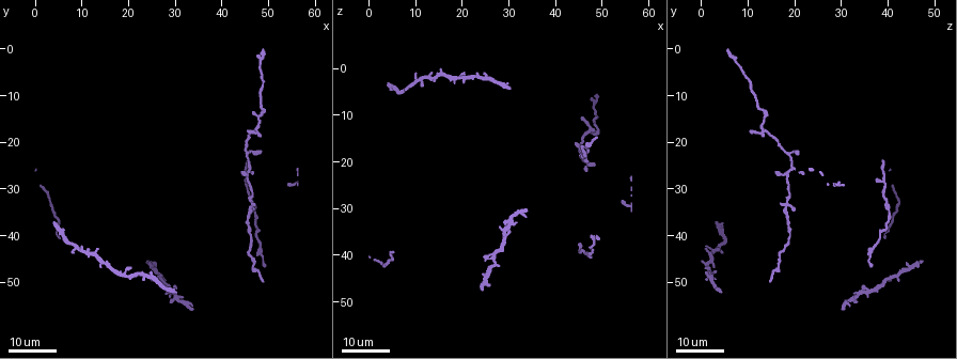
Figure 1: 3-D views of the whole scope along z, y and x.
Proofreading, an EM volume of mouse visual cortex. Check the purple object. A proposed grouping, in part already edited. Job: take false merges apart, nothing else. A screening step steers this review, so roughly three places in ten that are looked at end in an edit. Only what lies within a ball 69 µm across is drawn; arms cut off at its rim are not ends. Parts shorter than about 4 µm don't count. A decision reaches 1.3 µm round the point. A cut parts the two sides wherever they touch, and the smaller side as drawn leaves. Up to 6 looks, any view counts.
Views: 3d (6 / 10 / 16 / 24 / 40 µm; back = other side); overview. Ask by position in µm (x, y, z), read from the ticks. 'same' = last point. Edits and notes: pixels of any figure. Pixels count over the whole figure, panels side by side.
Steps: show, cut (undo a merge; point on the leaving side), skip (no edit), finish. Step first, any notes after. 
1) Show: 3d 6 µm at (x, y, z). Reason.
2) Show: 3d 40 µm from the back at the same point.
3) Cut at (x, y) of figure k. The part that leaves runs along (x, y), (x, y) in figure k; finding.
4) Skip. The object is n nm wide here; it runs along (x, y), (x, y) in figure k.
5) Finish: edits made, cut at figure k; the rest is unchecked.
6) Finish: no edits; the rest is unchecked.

Show: 3d 24 µm at (45.5, 22.5, 19.0). Arms part here.

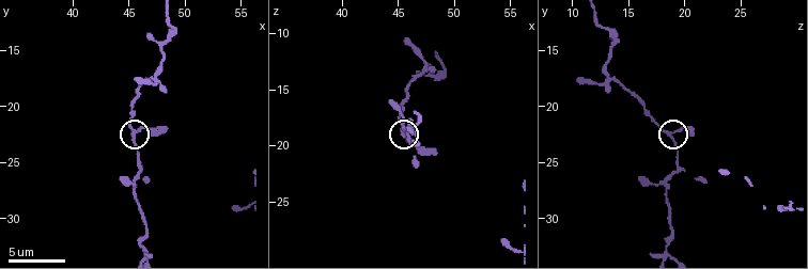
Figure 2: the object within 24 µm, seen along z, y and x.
Show: 3d 6 µm at (45.6, 22.2, 18.8).

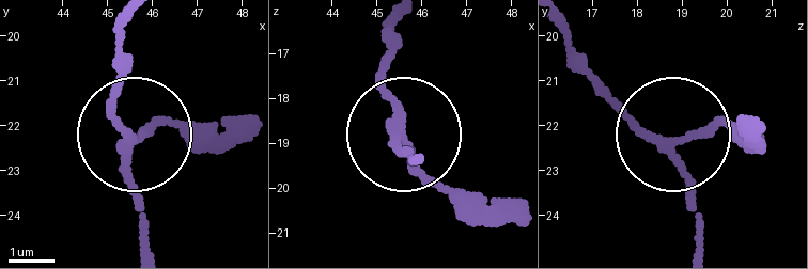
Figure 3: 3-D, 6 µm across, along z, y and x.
Show: 3d 6 µm from the back at (45.45, 22.45, 18.85).

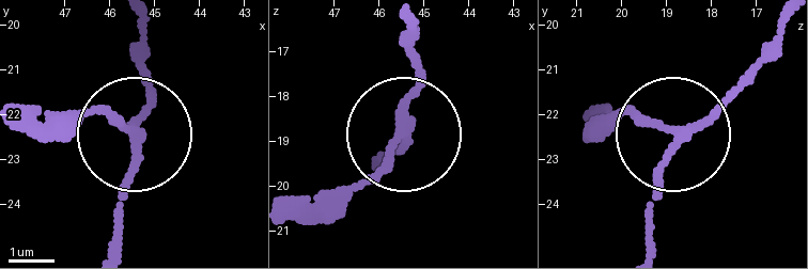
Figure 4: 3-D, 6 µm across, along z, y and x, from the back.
Skip. The side arm is 15 µm long; it runs along (646, 247), (669, 143), (623, 109), (592, 121) in figure 4; all the same neuron.

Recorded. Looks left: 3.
Show: 3d 6 µm at (47.2, 17.4, 13.0). Four-way junction.

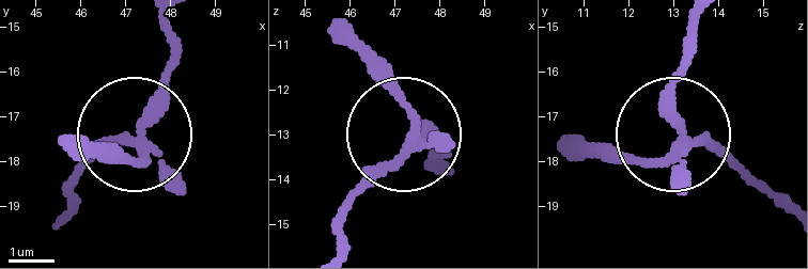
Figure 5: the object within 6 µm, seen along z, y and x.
Skip. It runs along (790, 212), (687, 132), (641, 163), (564, 152) in figure 5; one neuron here.

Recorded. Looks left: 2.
Show: 3d 6 µm at (46.4, 32.8, 18.4). A narrow waist.

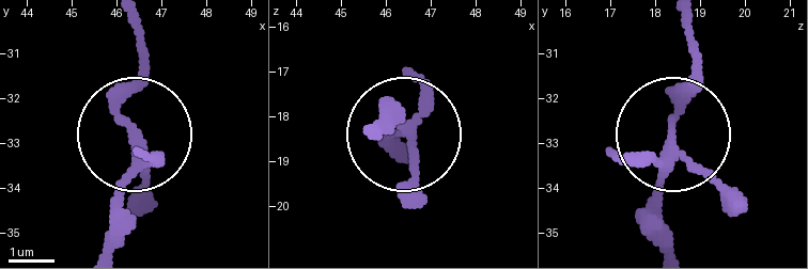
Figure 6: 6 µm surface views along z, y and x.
Skip. 4 arms meet here; all the same neuron.

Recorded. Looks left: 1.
Finish: no edits; the rest is unchecked.

